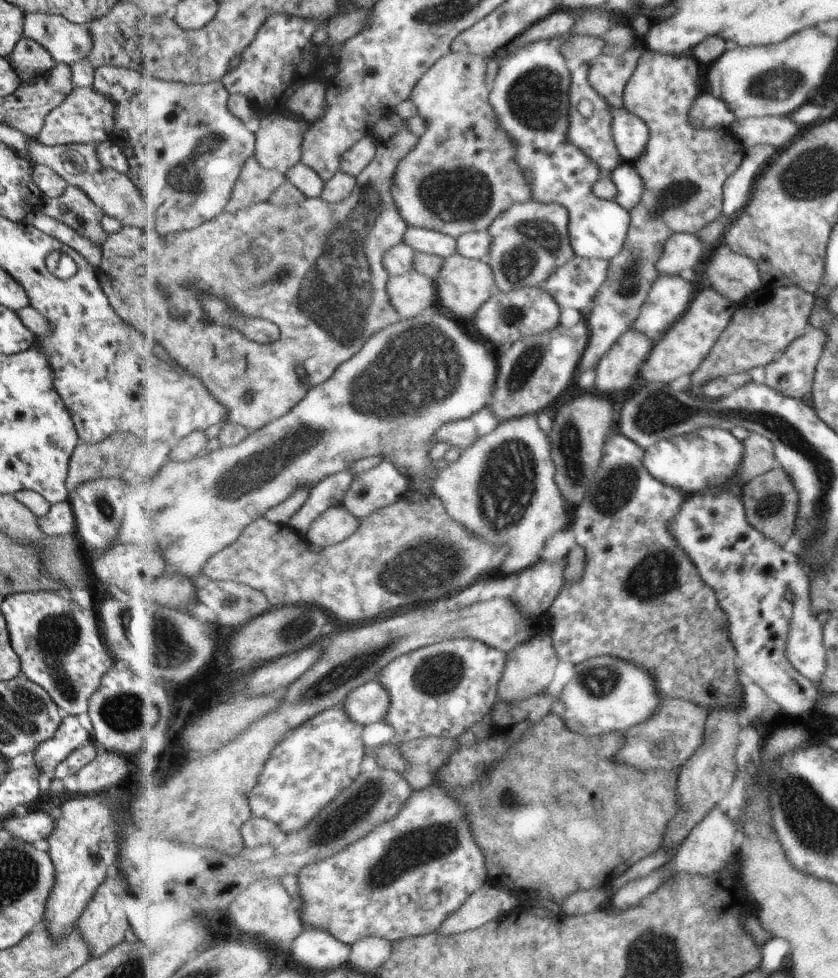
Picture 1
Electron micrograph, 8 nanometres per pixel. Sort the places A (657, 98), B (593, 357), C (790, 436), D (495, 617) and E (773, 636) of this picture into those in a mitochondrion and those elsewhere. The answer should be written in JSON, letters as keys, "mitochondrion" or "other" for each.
{"A":"other","B":"other","C":"mitochondrion","D":"other","E":"other"}

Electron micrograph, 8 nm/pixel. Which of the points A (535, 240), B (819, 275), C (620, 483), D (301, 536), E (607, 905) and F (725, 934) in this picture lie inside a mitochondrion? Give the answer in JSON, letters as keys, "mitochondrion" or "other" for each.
{"A":"mitochondrion","B":"other","C":"mitochondrion","D":"other","E":"other","F":"other"}

